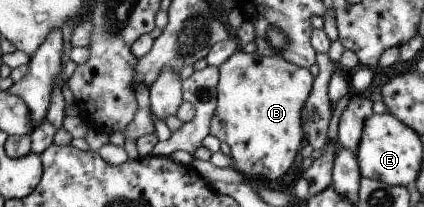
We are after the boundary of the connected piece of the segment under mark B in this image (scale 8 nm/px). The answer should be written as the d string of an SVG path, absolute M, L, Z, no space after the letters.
M278 28L267 29L265 39L276 52L273 55L258 55L235 51L225 62L218 66L218 83L216 86L216 105L208 126L208 134L225 142L230 148L232 166L245 178L262 178L277 180L293 164L297 152L304 145L300 114L302 104L312 89L313 79L308 69L304 69L280 56L280 50L286 43L285 35Z

